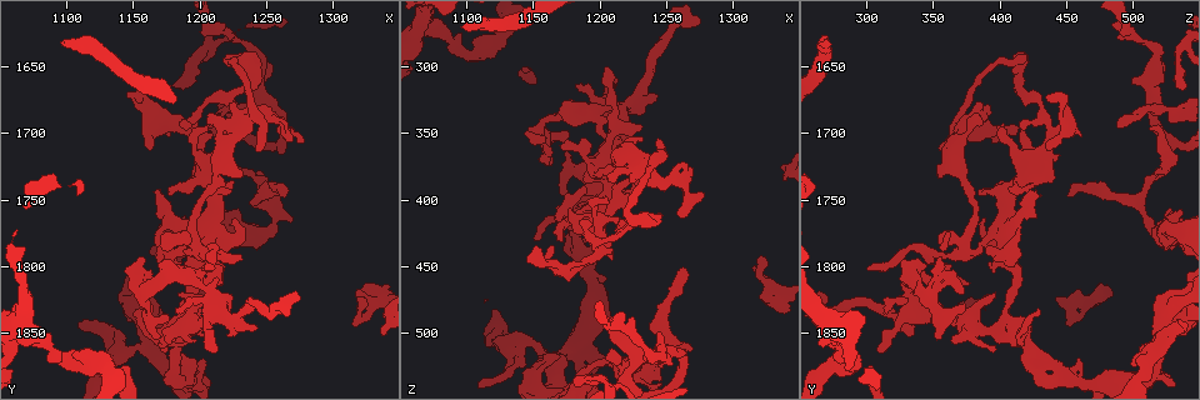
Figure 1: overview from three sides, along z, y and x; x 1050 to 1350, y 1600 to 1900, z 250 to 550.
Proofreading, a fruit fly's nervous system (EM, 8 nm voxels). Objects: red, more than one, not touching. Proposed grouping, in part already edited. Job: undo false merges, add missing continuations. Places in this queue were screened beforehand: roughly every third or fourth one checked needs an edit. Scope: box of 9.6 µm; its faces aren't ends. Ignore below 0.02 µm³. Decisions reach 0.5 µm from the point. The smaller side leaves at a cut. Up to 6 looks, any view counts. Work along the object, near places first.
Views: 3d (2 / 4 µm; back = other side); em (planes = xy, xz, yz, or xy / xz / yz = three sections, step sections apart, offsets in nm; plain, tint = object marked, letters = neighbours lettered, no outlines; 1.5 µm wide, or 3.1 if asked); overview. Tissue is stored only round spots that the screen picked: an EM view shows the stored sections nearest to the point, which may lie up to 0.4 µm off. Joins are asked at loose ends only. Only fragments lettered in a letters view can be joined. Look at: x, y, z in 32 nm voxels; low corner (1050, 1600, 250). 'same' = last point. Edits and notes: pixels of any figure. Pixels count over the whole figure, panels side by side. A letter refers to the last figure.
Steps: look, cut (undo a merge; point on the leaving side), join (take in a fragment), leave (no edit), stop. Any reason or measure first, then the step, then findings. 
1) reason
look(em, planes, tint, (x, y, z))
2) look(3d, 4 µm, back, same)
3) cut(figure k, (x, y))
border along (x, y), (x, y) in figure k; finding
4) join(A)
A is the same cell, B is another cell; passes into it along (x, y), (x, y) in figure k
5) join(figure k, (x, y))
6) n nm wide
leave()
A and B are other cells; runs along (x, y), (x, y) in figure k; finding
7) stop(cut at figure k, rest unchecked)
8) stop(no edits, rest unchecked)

abrupt turn
look(3d, 4 µm, (1206, 1768, 524))

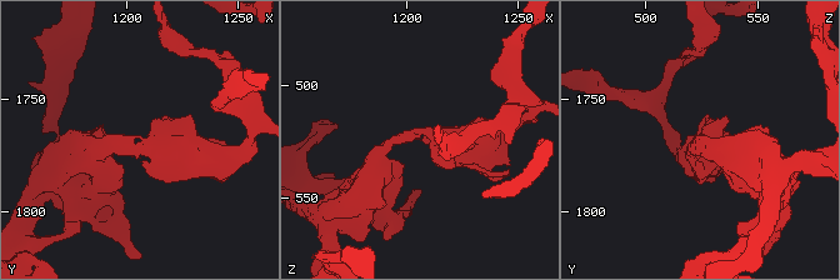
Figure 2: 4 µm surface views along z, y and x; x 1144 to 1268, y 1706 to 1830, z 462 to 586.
arms of 280, 480 nm; now the EM
look(em, planes, tint, (1206, 1768, 523))

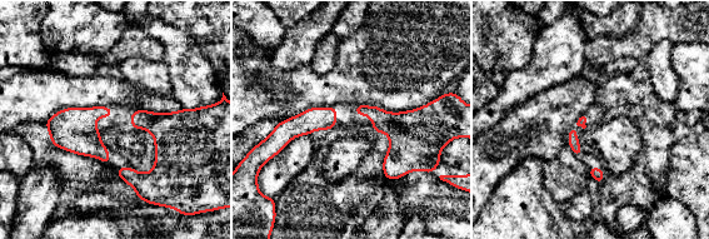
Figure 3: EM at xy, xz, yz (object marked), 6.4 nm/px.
look(em, planes, letters, same)

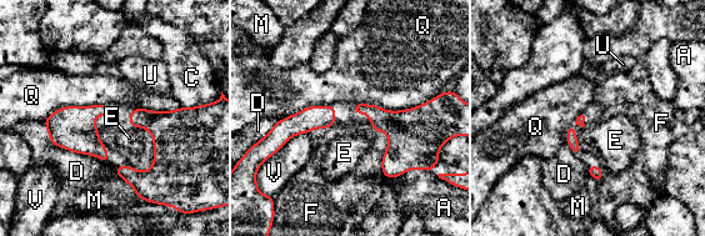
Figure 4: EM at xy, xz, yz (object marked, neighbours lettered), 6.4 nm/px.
leave()
A, C, D, E, F, M, Q, U and V are other cells; border along (434, 96), (398, 110), (360, 103) in figure 4; one cell here

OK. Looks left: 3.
tapers out
look(em, planes, letters, (1316, 1846, 452))

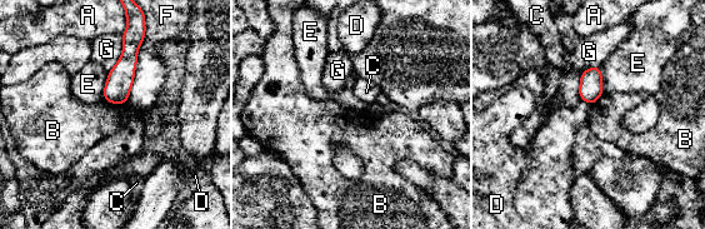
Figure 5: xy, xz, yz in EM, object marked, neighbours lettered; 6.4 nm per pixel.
leave()
A, B, C, D, E, F and G are other cells; border along (106, 101), (125, 103) in figure 5; none of them fits

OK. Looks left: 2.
free end
look(em, planes, letters, (1264, 1748, 452))

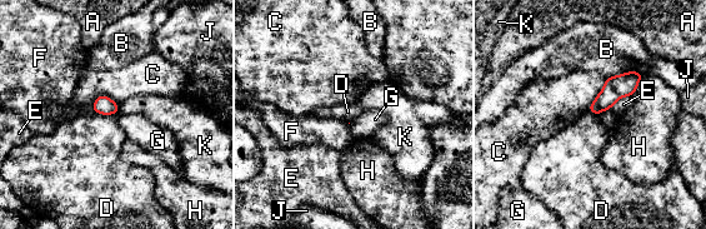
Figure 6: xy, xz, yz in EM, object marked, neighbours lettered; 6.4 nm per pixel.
leave()
A, B, C, D, E, F, G, H, J and K are other cells; border along (94, 111), (101, 114), (118, 113) in figure 6; none of them fits

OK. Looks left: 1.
stop(no edits, rest unchecked)

